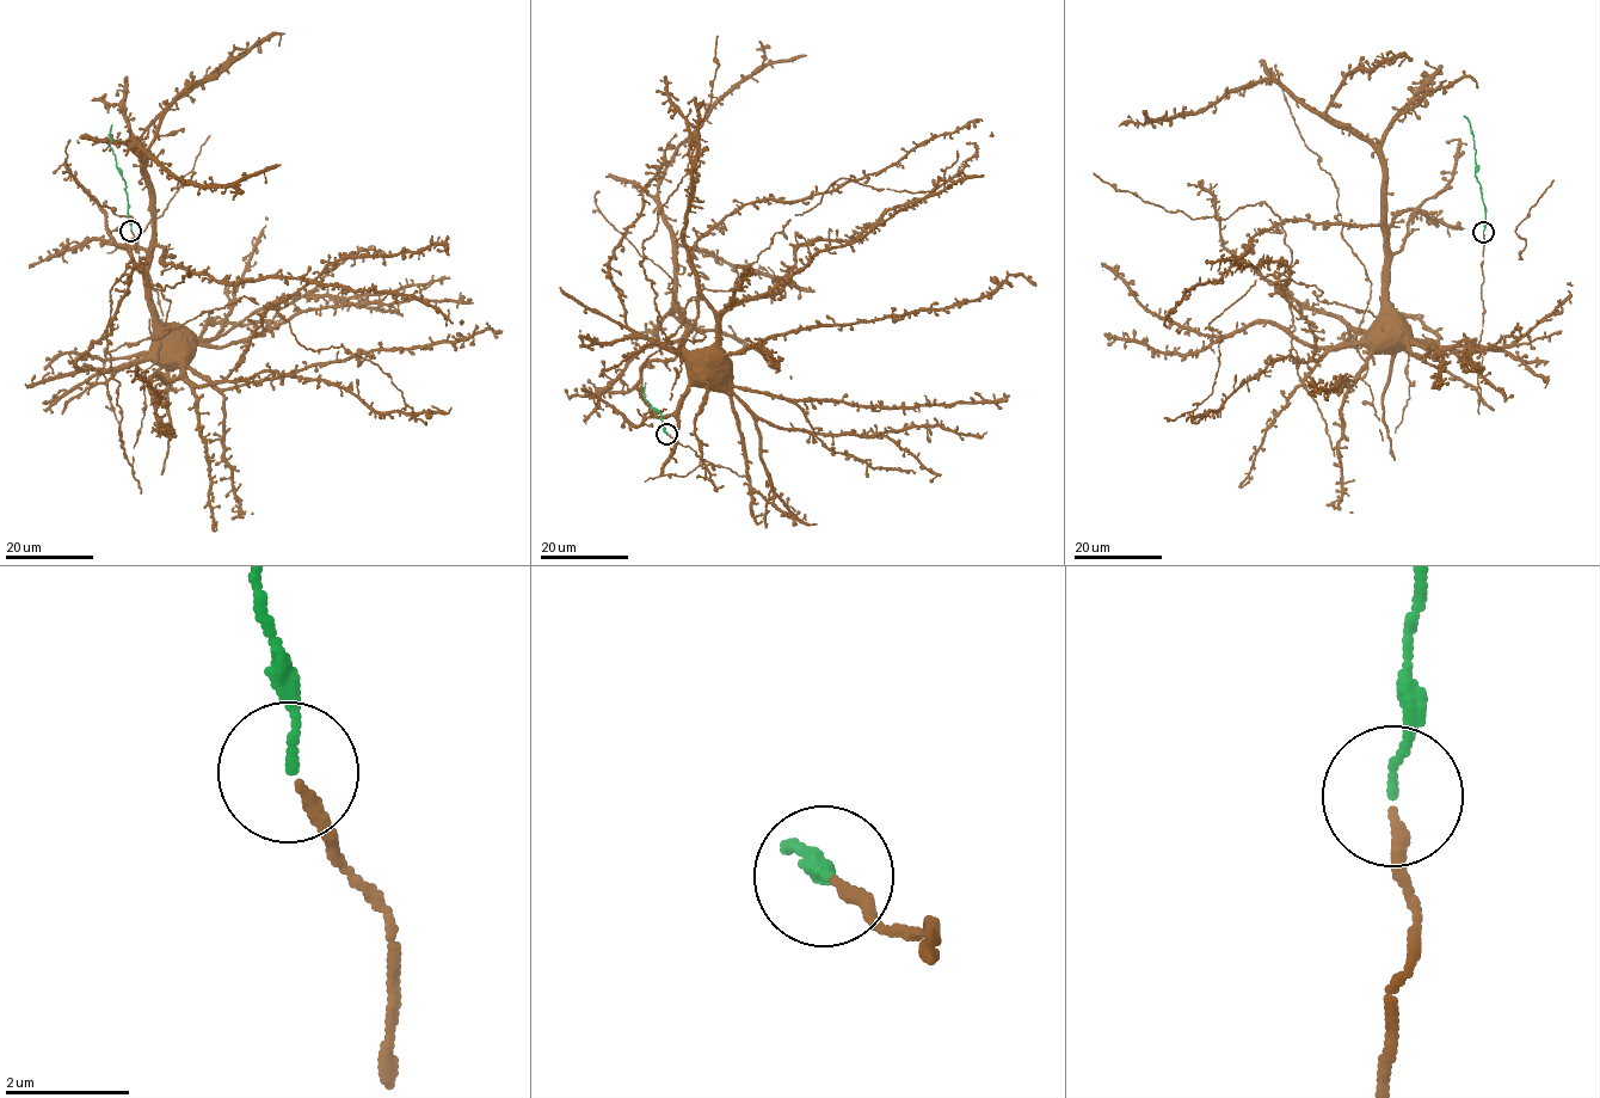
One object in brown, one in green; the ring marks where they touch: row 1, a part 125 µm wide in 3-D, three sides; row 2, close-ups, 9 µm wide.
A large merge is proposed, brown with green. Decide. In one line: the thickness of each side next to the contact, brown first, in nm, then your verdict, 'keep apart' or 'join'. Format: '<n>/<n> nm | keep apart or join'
200/130 nm | join

